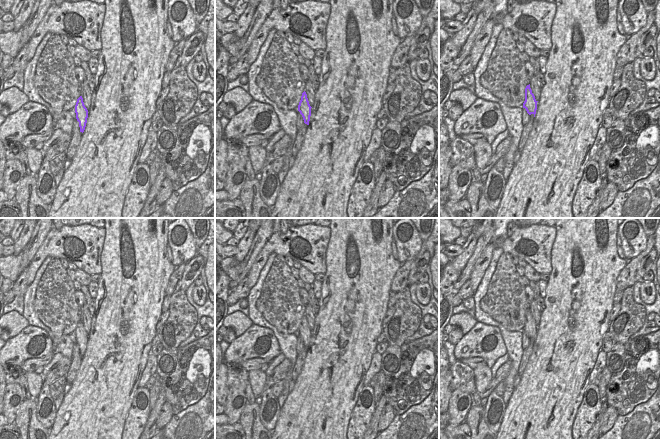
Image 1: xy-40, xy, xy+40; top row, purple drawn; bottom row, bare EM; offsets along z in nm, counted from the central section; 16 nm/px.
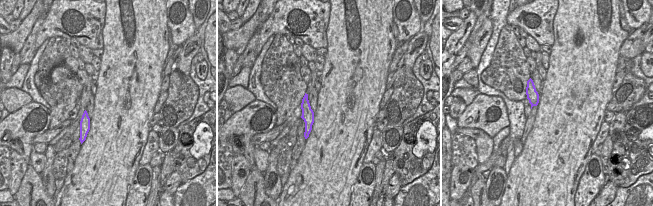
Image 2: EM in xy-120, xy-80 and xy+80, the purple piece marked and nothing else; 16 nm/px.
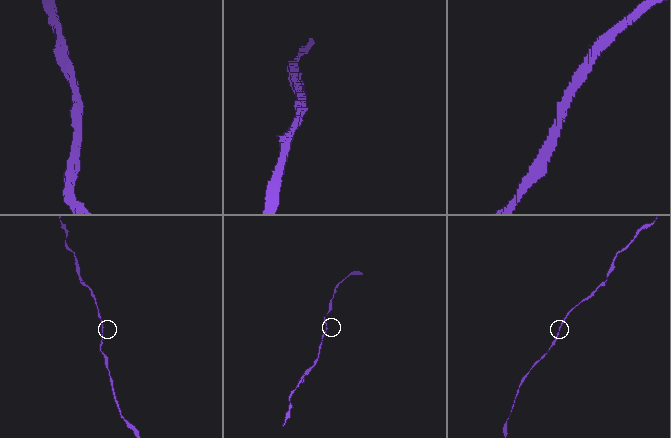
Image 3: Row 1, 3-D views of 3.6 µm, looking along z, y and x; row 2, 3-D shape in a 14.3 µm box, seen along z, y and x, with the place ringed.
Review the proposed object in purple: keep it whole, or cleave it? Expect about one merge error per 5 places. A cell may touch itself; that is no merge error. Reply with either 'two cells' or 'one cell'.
one cell

